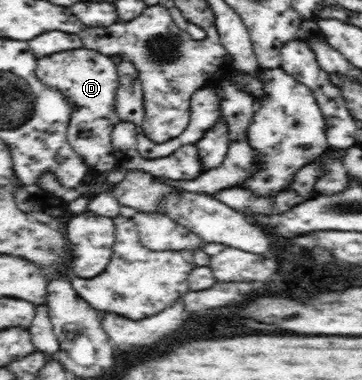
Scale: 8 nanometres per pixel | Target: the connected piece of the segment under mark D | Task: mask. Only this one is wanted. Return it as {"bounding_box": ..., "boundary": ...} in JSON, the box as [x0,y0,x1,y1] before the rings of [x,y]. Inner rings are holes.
{"bounding_box":[36,49,120,171],"boundary":[[[72,49],[62,51],[50,57],[44,57],[38,61],[36,77],[57,91],[72,103],[74,113],[68,127],[68,143],[74,147],[74,151],[84,157],[88,165],[96,165],[98,171],[108,171],[112,165],[116,165],[116,157],[112,155],[112,143],[110,133],[112,127],[120,121],[114,108],[116,103],[116,85],[118,85],[118,73],[116,65],[110,57],[90,51],[90,49]]]}

